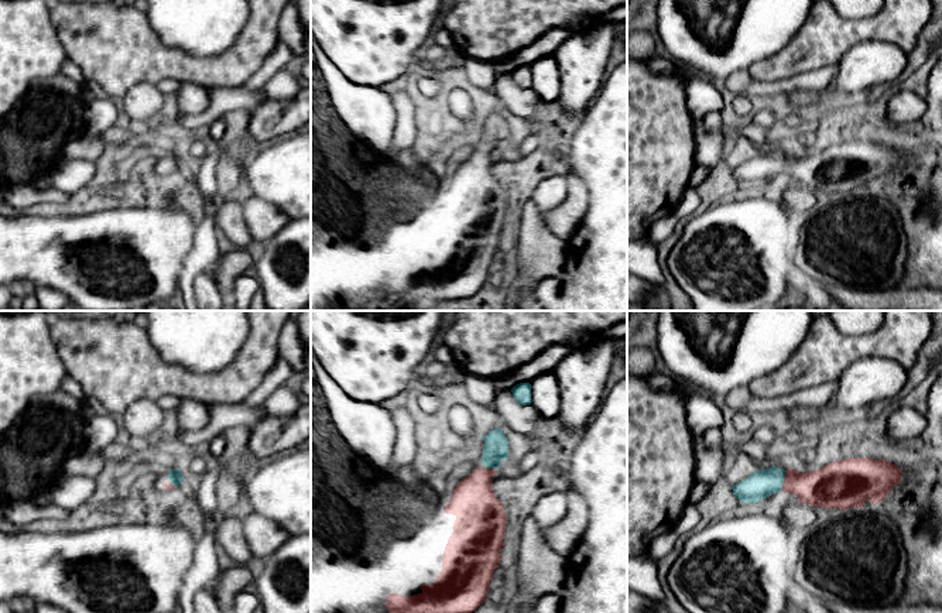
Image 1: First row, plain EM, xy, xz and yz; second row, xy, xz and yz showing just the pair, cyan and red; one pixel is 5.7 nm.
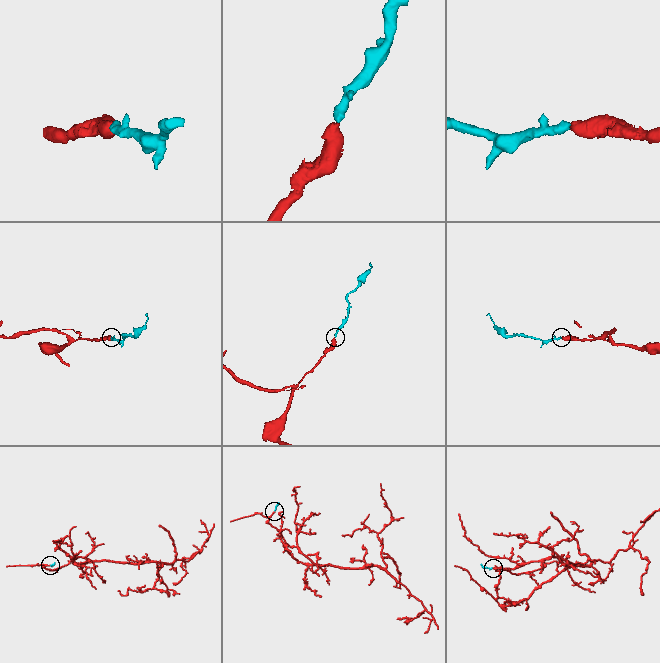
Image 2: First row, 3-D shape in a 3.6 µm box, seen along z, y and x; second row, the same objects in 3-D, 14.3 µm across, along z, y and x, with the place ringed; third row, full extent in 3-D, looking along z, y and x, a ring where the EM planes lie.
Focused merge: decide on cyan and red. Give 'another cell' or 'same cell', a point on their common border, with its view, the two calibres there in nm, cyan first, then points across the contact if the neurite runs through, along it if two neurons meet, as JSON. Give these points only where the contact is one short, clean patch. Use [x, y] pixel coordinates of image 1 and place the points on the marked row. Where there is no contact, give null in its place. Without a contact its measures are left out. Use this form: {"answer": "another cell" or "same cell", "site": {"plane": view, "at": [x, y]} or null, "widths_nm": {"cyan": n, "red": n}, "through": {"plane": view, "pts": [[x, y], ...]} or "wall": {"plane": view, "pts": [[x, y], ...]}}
{"answer": "same cell", "site": {"plane": "xz", "at": [490, 468]}, "widths_nm": {"cyan": 140, "red": 260}, "through": {"plane": "xz", "pts": [[496, 448], [490, 468], [480, 479], [473, 502]]}}

